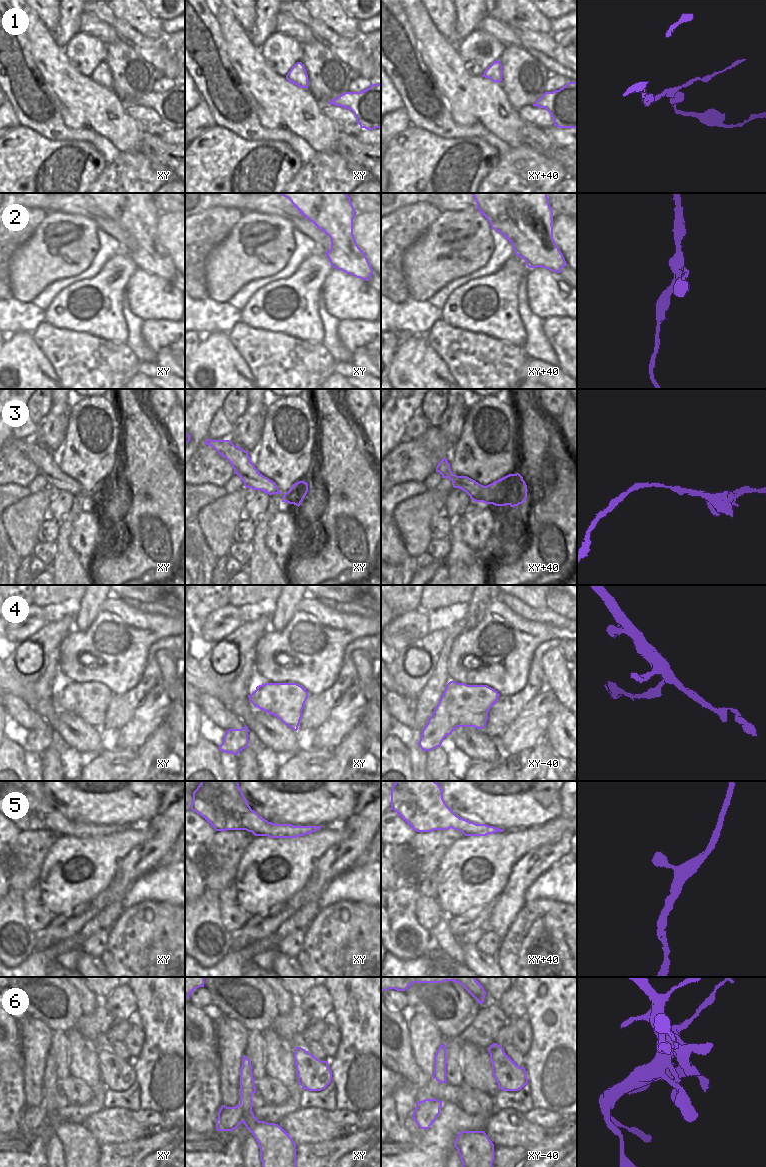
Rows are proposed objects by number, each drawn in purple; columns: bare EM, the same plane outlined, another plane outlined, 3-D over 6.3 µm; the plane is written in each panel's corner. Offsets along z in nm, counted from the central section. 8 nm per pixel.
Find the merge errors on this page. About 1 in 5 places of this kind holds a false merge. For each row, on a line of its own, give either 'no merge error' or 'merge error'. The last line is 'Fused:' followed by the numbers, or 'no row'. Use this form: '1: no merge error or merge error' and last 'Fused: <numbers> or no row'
1: no merge error
2: no merge error
3: no merge error
4: no merge error
5: no merge error
6: no merge error
Fused: no row

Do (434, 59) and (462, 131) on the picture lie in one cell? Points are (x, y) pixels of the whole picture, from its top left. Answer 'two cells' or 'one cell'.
two cells

